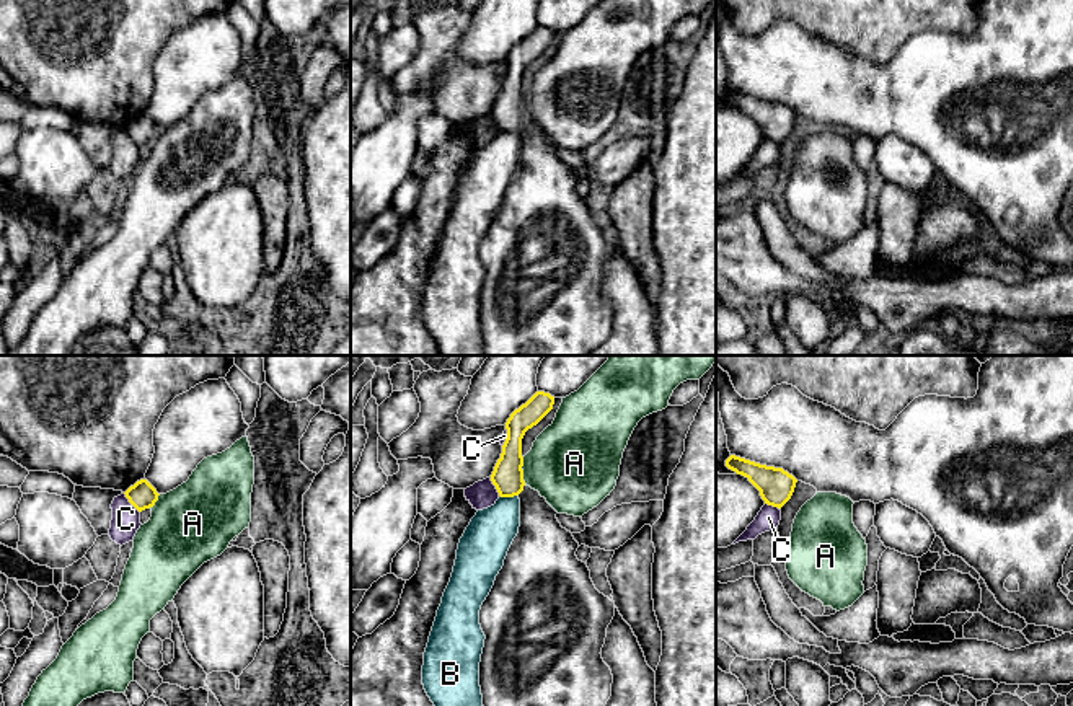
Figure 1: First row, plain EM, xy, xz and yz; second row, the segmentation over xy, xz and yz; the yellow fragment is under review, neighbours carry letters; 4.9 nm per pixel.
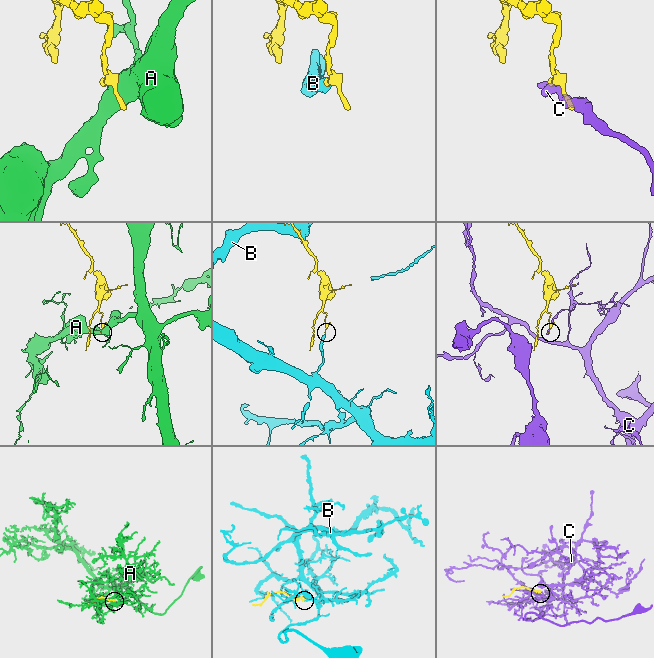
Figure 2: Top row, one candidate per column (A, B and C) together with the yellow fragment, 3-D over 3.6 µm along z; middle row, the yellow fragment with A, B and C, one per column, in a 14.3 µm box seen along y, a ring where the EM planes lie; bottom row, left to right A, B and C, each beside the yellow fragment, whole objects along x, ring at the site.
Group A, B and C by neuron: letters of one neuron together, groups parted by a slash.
A / B / C

